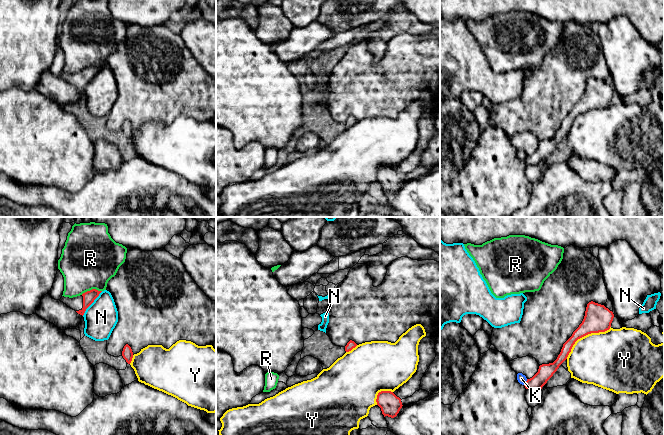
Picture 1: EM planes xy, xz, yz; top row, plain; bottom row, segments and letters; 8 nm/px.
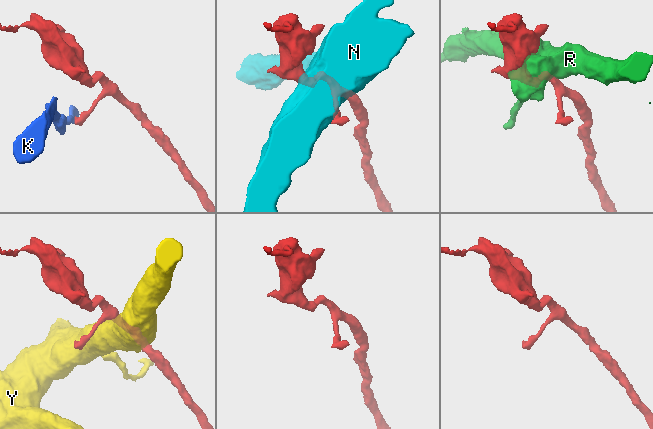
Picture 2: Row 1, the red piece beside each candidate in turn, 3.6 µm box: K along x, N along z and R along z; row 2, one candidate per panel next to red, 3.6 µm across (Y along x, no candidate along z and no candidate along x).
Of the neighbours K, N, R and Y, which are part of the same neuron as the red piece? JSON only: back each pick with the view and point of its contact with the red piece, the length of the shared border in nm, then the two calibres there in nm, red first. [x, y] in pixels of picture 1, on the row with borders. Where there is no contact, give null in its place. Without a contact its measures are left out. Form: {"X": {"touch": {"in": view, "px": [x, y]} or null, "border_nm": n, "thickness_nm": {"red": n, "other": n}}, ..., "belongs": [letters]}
{"belongs": []}

